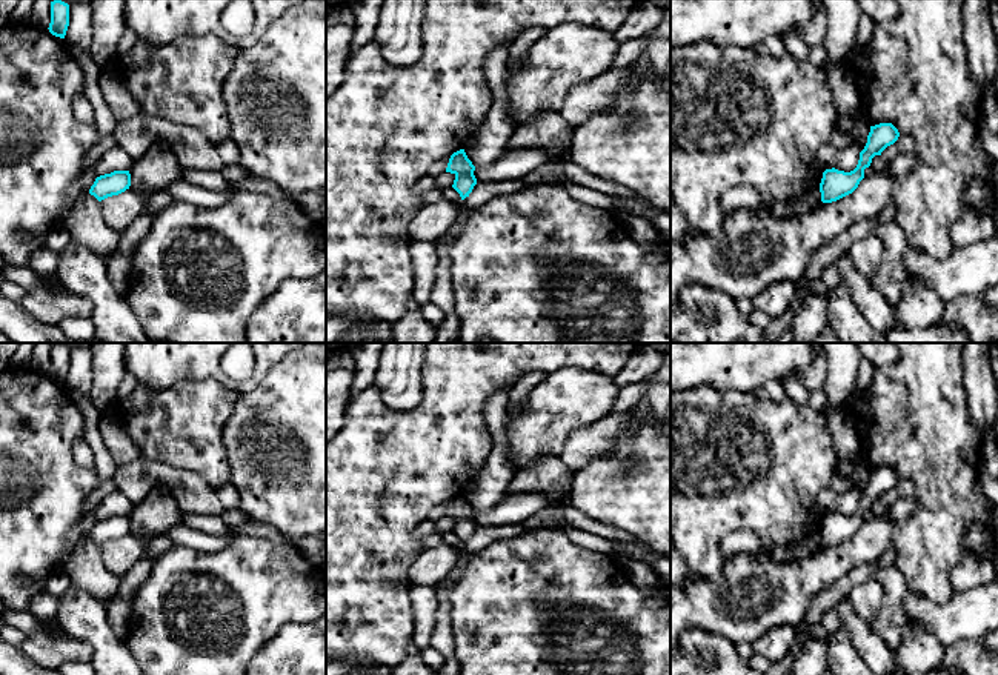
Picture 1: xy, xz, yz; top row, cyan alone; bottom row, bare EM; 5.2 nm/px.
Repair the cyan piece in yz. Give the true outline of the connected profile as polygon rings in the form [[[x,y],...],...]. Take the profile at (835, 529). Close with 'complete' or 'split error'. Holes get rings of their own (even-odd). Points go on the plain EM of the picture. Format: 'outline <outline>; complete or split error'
outline [[[880,467],[870,471],[867,487],[860,497],[858,509],[853,515],[844,517],[835,512],[826,514],[820,527],[821,546],[832,547],[852,538],[864,523],[864,514],[870,510],[875,500],[893,489],[900,481],[898,474],[892,467]]]; complete

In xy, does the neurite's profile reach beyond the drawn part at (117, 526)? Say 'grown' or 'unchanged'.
unchanged

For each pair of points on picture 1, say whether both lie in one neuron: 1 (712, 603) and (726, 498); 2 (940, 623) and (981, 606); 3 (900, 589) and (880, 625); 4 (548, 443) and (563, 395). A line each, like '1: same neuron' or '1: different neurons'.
1: different neurons
2: same neuron
3: same neuron
4: same neuron

